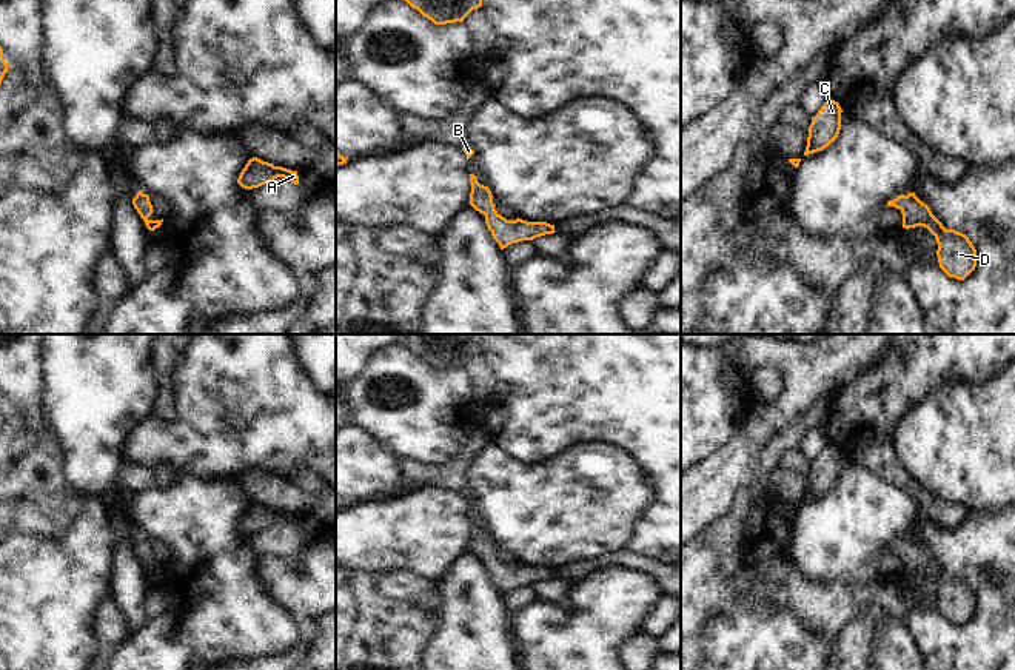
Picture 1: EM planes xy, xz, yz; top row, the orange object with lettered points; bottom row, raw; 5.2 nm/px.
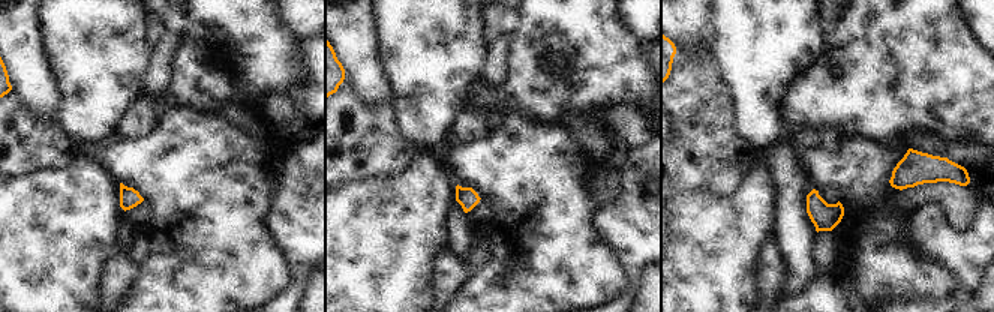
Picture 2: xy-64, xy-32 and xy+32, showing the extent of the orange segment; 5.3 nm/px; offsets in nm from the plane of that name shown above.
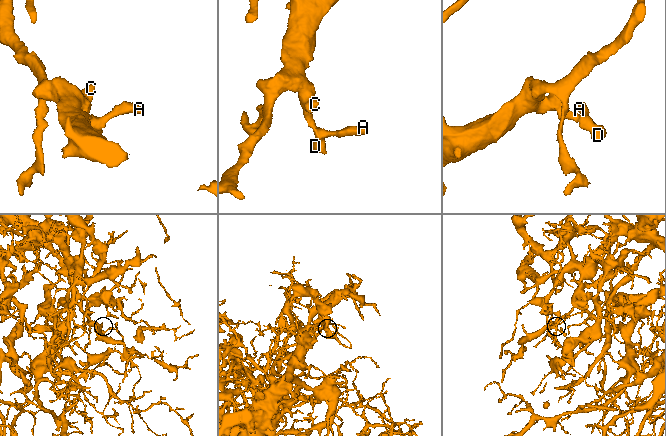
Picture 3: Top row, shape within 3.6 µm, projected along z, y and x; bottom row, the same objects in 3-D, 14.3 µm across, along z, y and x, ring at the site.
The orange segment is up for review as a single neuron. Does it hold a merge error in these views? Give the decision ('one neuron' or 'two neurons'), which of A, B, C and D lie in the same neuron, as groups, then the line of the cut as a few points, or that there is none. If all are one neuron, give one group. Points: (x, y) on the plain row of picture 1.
one neuron; A B C D; no cut

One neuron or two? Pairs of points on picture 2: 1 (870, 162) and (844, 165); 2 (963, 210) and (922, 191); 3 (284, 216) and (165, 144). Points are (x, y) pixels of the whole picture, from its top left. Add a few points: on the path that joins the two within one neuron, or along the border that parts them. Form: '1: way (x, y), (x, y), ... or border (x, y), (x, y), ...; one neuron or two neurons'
1: way (864, 165), (850, 165); one neuron
2: way (952, 200), (946, 194), (933, 194); one neuron
3: border (279, 174), (266, 218), (275, 243); two neurons

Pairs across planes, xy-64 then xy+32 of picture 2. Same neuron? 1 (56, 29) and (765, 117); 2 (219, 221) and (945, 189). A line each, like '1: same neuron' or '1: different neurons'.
1: same neuron
2: different neurons

